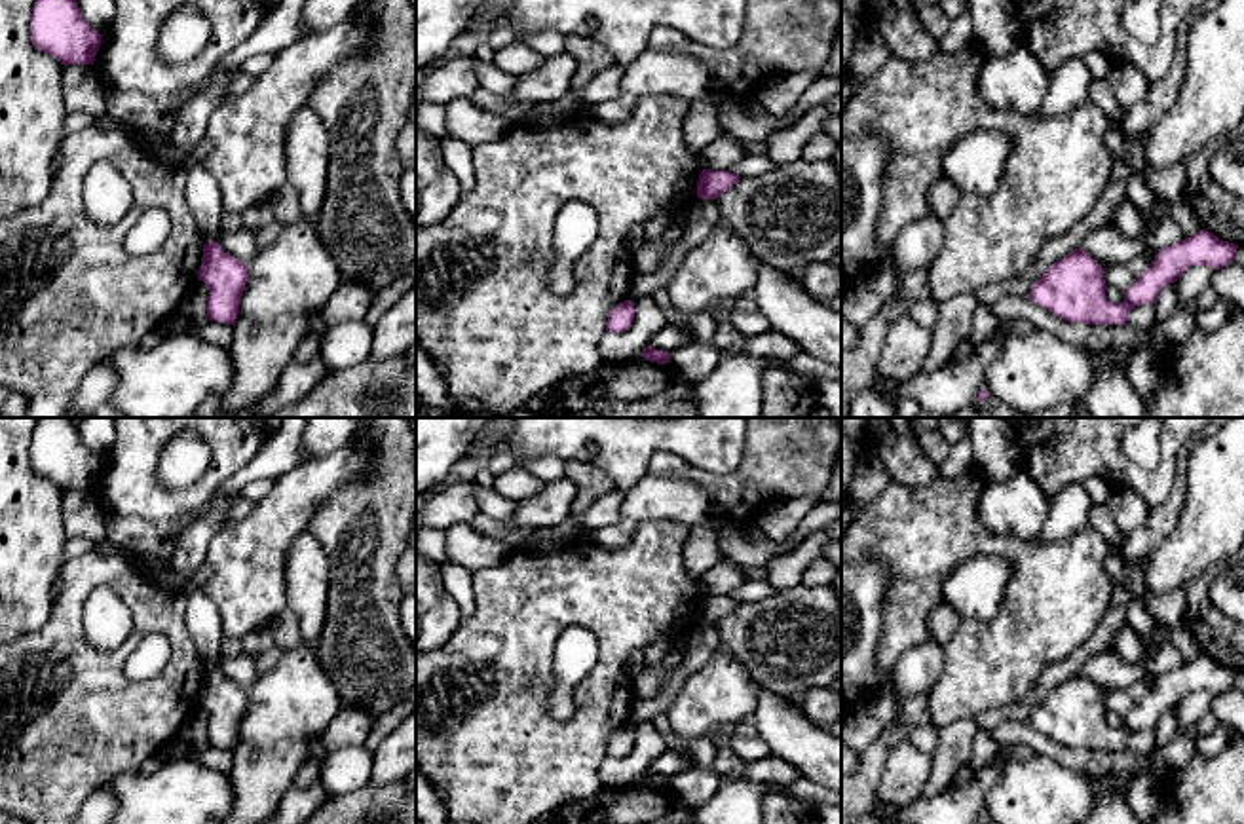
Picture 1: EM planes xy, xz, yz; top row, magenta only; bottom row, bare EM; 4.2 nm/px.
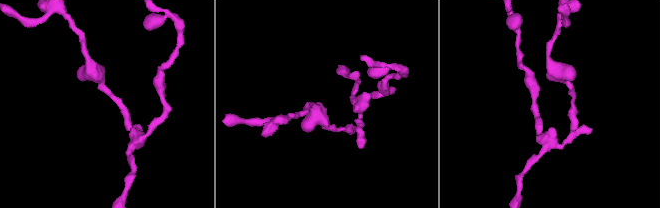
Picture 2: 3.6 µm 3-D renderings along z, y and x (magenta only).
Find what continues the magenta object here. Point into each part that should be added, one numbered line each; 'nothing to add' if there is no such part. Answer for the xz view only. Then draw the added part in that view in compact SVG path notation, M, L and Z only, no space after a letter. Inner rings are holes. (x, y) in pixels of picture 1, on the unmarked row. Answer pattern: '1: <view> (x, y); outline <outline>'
nothing to add

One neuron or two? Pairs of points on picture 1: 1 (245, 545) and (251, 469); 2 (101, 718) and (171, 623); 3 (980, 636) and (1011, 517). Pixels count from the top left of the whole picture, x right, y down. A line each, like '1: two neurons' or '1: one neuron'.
1: two neurons
2: one neuron
3: two neurons

